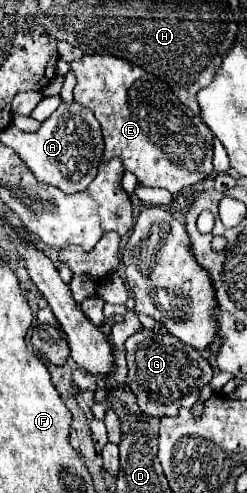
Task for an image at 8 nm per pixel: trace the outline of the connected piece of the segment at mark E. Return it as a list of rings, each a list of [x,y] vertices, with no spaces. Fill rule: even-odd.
[[[101,54],[83,56],[71,62],[71,72],[77,78],[77,84],[73,88],[75,102],[89,108],[101,124],[103,140],[105,140],[103,162],[109,162],[111,158],[119,158],[123,162],[123,168],[131,170],[139,178],[141,186],[165,188],[171,194],[201,182],[213,172],[211,130],[203,124],[199,116],[195,116],[187,106],[183,106],[179,98],[175,98],[175,94],[165,82],[161,82],[153,74],[141,70],[139,66],[127,60],[121,60],[115,56],[101,56]]]

